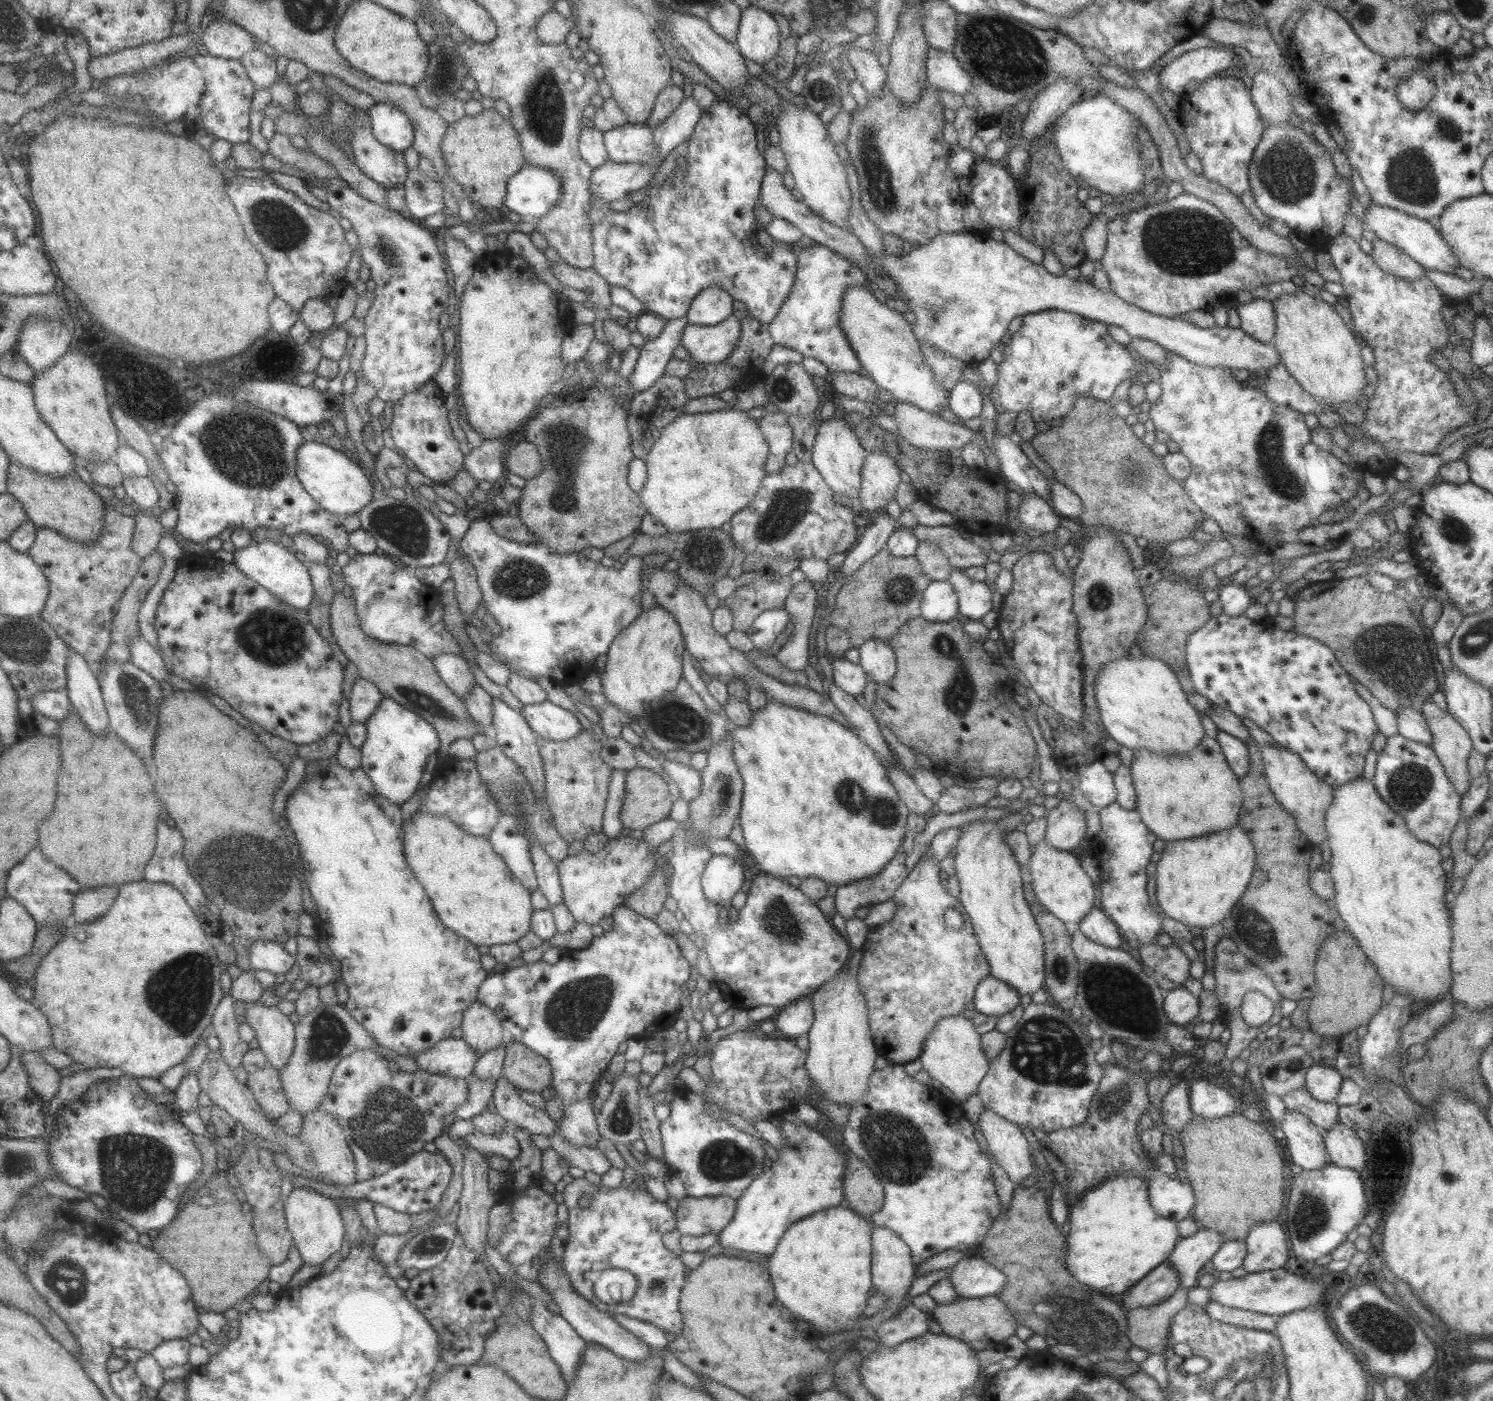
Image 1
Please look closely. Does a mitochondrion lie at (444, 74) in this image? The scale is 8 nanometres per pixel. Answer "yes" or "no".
yes

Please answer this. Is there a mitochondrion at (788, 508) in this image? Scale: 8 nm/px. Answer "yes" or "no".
yes

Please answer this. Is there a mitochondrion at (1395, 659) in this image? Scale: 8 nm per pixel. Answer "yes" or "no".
yes

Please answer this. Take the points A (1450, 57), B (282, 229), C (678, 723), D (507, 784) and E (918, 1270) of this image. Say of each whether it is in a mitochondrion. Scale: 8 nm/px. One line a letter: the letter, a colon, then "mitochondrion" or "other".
A: other
B: mitochondrion
C: mitochondrion
D: mitochondrion
E: other

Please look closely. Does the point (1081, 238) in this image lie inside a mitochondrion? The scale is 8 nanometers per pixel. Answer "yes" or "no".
no

